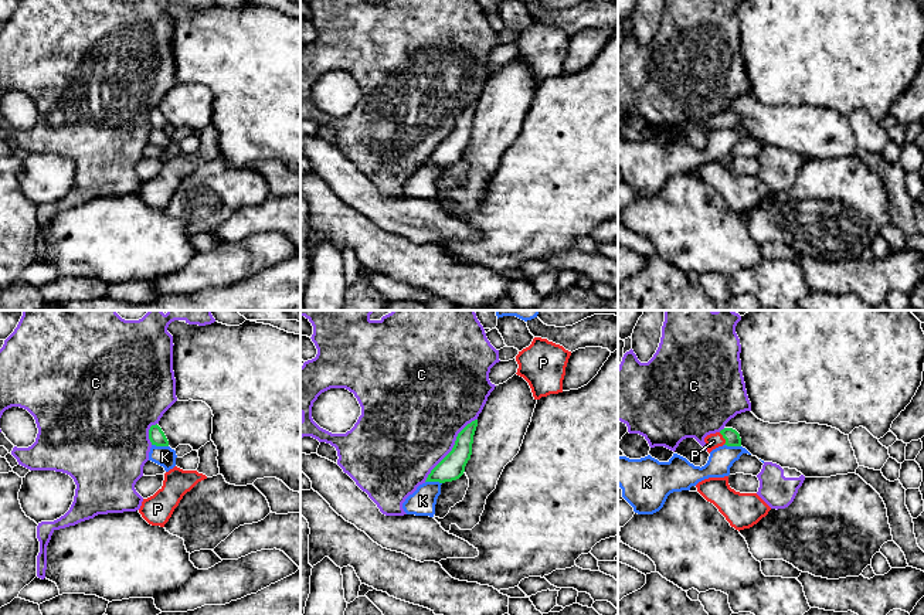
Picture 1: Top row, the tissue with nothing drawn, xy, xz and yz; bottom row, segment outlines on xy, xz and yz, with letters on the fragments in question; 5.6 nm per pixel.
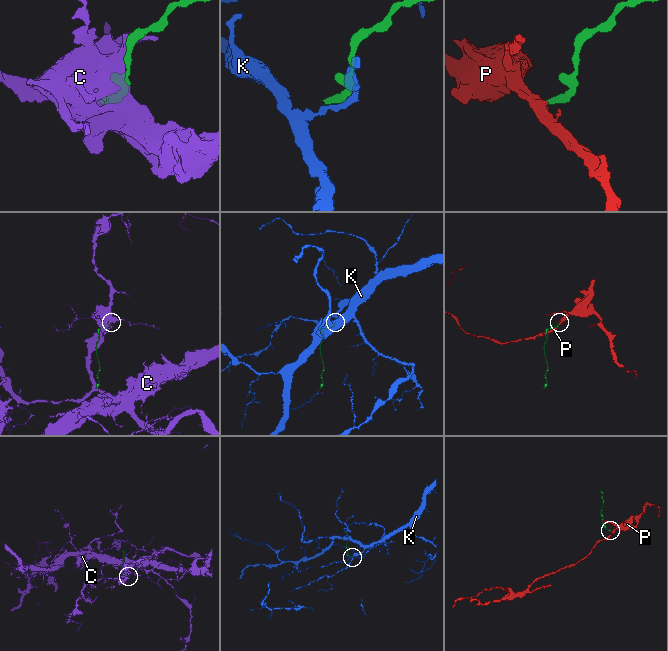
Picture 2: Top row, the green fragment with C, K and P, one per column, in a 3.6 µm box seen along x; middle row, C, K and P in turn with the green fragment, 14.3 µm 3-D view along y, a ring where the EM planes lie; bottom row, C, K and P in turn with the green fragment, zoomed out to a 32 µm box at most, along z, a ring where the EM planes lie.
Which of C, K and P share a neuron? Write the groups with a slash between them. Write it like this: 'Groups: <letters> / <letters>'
Groups: C / K / P

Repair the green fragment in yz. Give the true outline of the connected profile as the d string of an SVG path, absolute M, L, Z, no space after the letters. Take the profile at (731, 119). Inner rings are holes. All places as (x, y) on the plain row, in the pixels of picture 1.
M724 111L720 115L710 116L704 120L707 128L707 135L710 136L713 132L727 128L727 129L741 129L740 116L733 111Z

